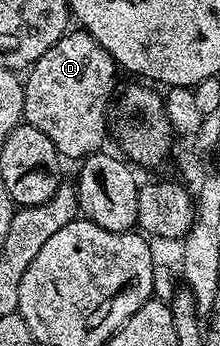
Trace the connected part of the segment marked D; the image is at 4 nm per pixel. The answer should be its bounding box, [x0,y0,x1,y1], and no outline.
[24,31,120,159]

